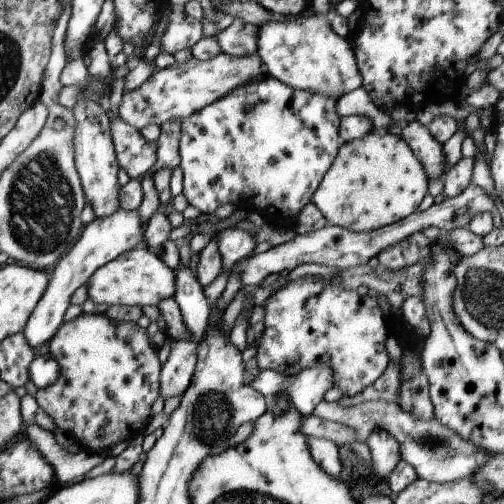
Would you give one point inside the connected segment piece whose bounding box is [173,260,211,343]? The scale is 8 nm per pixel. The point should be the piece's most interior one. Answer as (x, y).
(195, 310)

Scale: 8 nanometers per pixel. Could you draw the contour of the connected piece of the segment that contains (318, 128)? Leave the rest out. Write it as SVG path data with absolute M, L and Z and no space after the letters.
M266 75L258 82L244 84L228 96L204 106L181 122L180 168L183 174L183 193L189 204L198 208L202 219L213 218L218 206L232 204L232 196L252 198L256 208L274 208L278 212L300 214L312 200L320 180L332 166L342 145L336 114L336 102L320 96L294 90L287 84Z

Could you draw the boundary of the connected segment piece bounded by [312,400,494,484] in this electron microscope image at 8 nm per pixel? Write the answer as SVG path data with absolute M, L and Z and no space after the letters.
M323 400L316 405L312 414L328 422L346 424L354 428L358 442L367 442L374 430L386 428L386 432L390 432L390 436L394 436L394 440L398 441L401 448L401 460L412 464L419 478L438 482L438 484L471 478L482 464L486 464L494 456L476 448L472 442L460 438L456 432L442 426L435 418L420 420L413 413L402 410L399 404L394 404L394 402L363 402L348 407L339 402Z

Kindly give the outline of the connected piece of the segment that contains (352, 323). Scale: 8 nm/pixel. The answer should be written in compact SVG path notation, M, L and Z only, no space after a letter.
M305 275L288 281L286 286L271 293L265 301L264 332L257 348L257 364L264 371L295 375L304 368L312 368L316 362L324 362L336 376L334 386L340 388L345 396L354 396L384 374L390 362L385 346L389 330L372 293L360 296L356 290L344 290L338 286L334 288L334 282L319 278L316 275Z

